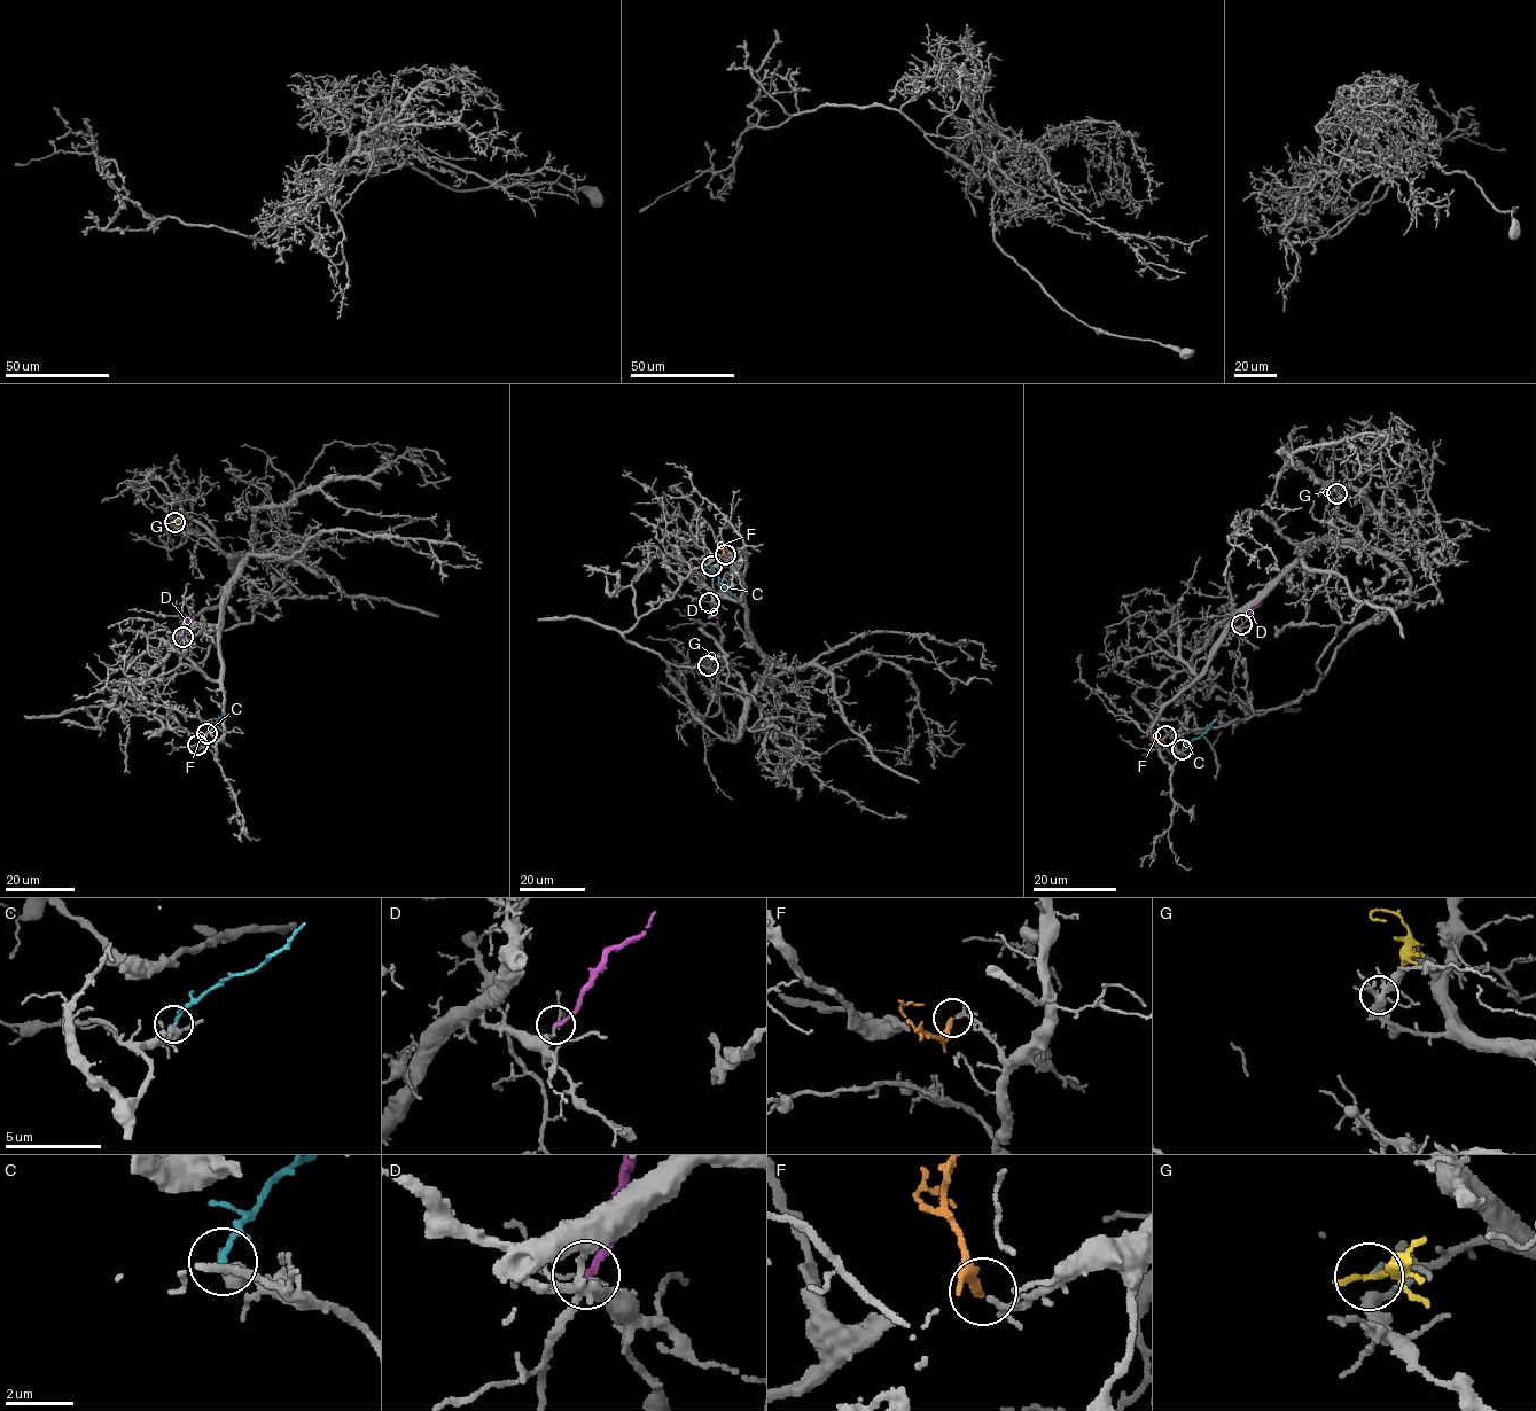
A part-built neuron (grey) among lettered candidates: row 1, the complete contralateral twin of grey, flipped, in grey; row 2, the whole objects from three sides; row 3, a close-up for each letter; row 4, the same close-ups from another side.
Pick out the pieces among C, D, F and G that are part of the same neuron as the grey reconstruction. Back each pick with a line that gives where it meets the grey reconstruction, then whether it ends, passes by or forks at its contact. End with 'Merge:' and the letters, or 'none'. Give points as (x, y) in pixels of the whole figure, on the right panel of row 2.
F: Touches grey at (1166, 735). It ends there
G: Touches grey at (1336, 493). It ends there
Merge: F, G

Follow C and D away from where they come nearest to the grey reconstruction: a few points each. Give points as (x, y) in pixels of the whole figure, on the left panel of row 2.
C: (197, 745), (219, 715)
D: (184, 637), (192, 614)

